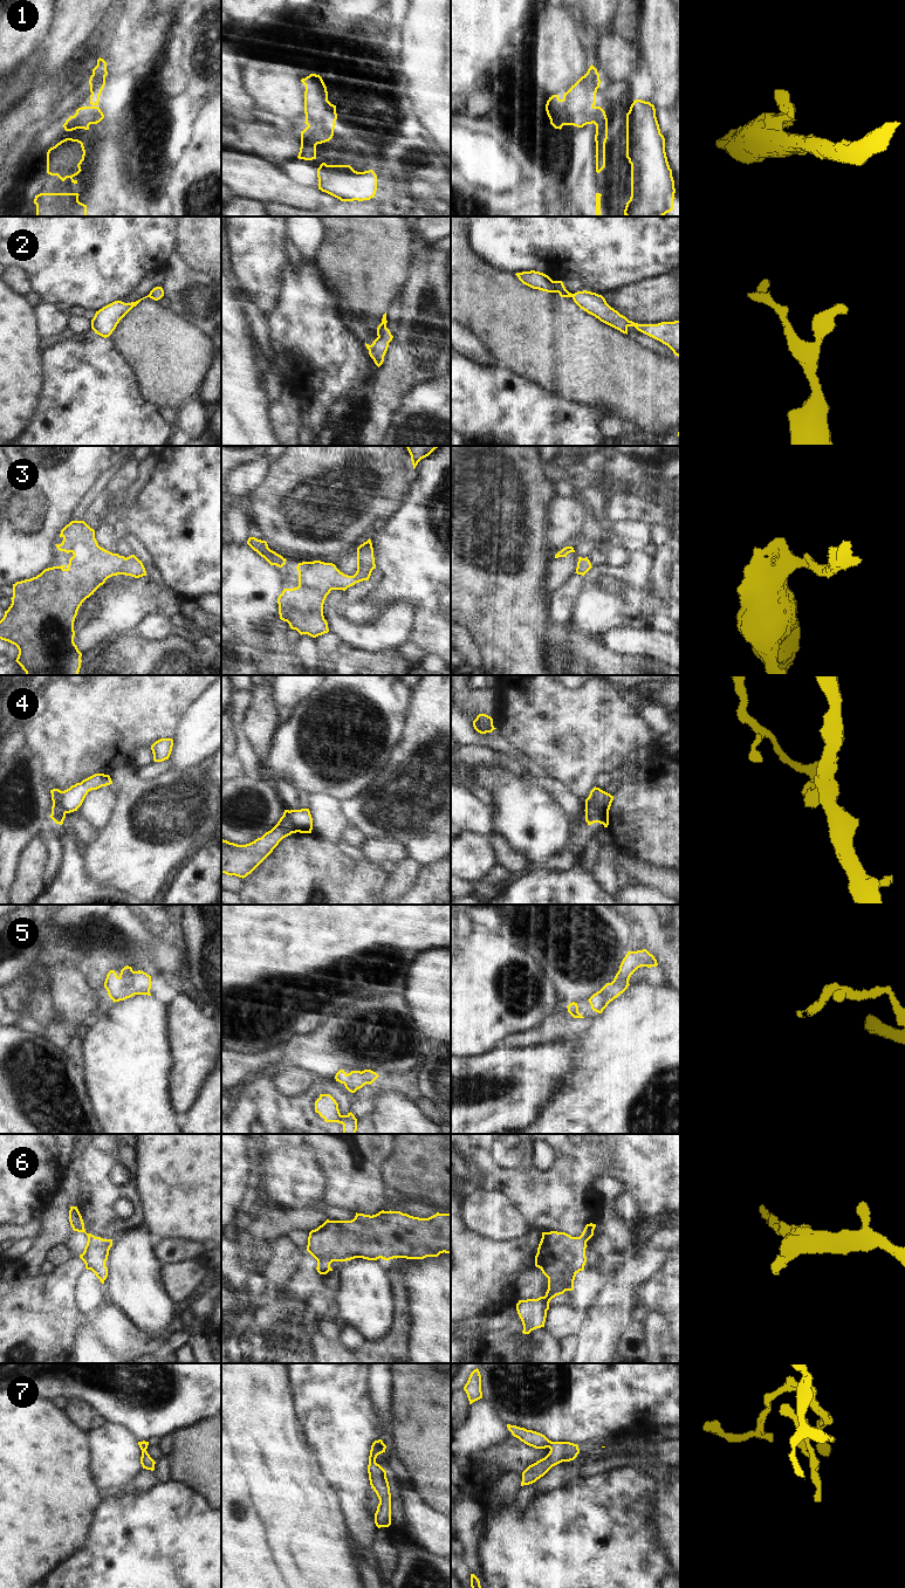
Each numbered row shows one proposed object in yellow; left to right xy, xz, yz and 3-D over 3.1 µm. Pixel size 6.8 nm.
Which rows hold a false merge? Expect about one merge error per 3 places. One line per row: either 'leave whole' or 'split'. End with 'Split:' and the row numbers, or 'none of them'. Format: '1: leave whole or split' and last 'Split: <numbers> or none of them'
1: split
2: leave whole
3: leave whole
4: split
5: leave whole
6: leave whole
7: leave whole
Split: 1, 4

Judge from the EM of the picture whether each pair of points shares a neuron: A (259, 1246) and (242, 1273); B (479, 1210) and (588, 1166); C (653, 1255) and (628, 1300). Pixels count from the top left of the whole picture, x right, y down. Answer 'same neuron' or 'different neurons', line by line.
A: same neuron
B: different neurons
C: same neuron

